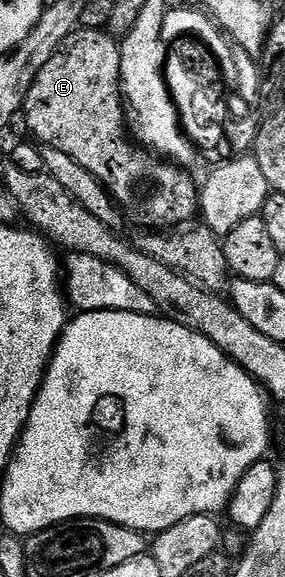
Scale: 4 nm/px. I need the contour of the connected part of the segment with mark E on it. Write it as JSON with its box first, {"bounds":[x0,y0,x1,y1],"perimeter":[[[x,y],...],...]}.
{"bounds":[22,27,200,231],"perimeter":[[[82,27],[76,29],[55,52],[53,59],[41,67],[33,87],[29,87],[22,116],[27,117],[27,125],[35,132],[34,140],[40,146],[52,145],[57,147],[57,151],[65,151],[65,155],[77,159],[89,175],[96,177],[107,188],[112,201],[123,210],[128,222],[136,221],[147,231],[166,231],[176,225],[194,222],[199,213],[200,186],[197,181],[187,174],[186,168],[152,155],[129,136],[120,48],[120,42],[110,32]]]}

